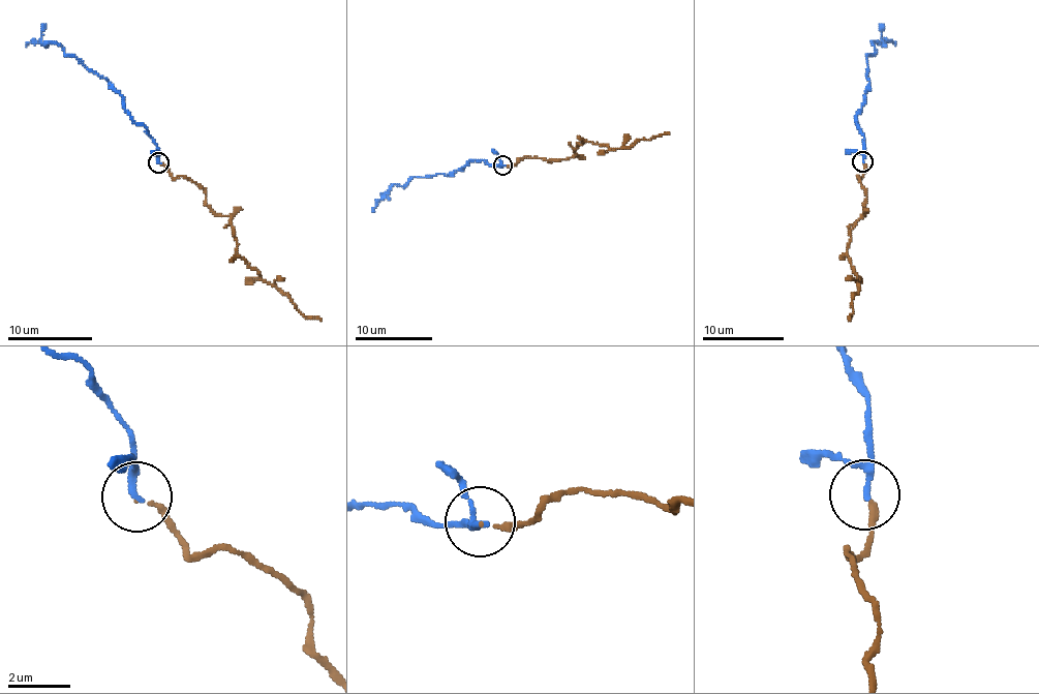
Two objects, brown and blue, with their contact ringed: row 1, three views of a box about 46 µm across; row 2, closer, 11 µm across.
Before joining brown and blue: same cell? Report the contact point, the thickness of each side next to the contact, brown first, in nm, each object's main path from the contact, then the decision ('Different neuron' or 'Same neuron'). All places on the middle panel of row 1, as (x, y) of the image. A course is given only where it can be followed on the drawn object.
Place: (502, 164). Thickness 100 nm (brown) against 150 nm. Course of brown: (503, 166), (526, 158), (551, 162), (573, 155), (584, 142), (628, 149), (639, 140), (669, 132). Course of blue: (503, 166), (474, 159), (447, 176), (415, 177), (403, 186), (395, 184), (372, 211). Same neuron

